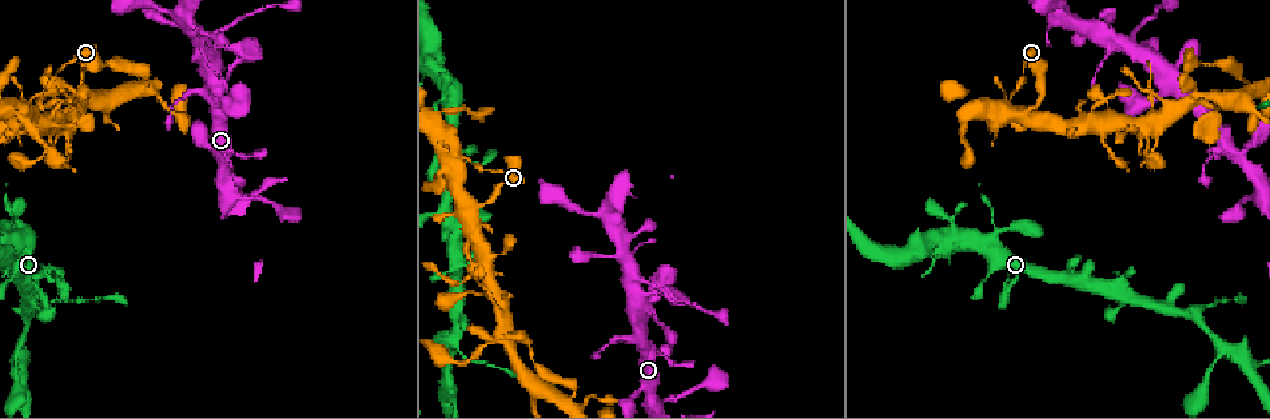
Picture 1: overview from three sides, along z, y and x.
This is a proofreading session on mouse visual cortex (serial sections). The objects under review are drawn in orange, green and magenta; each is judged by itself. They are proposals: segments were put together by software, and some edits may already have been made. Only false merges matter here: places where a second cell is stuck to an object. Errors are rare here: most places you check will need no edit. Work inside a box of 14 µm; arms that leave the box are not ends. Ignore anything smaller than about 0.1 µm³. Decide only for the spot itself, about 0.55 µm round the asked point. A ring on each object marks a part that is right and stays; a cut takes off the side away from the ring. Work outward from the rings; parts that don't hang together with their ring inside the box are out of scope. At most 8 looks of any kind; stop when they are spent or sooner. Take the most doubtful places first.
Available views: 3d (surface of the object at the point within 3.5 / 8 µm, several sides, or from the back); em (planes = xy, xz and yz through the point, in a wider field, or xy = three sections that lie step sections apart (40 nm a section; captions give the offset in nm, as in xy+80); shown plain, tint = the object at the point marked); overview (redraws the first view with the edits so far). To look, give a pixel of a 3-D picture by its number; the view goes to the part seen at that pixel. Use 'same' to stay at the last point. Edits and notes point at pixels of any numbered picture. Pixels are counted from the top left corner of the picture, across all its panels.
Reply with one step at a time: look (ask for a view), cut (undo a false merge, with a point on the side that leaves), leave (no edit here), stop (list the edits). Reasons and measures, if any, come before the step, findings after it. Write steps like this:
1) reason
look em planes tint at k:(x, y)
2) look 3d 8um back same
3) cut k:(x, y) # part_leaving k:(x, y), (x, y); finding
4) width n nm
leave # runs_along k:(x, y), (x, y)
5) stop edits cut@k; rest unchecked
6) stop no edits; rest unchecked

thin neck
look 3d 3.5um back at 1:(1005, 229)

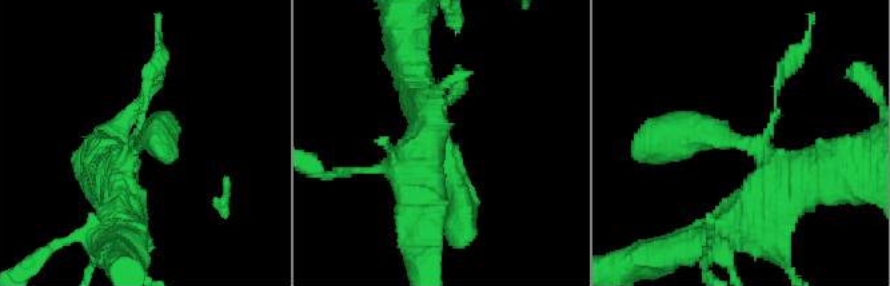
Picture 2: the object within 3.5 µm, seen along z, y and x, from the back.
look em xy step 2 tint at 2:(743, 139)

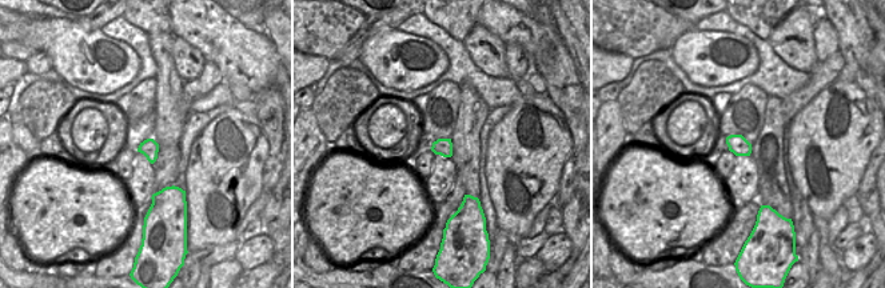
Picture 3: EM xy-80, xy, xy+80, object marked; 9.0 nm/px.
leave # runs_along 2:(771, 207), (761, 146), (666, 138); all the same cell

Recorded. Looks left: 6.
abrupt turn
look 3d 3.5um at 1:(81, 102)

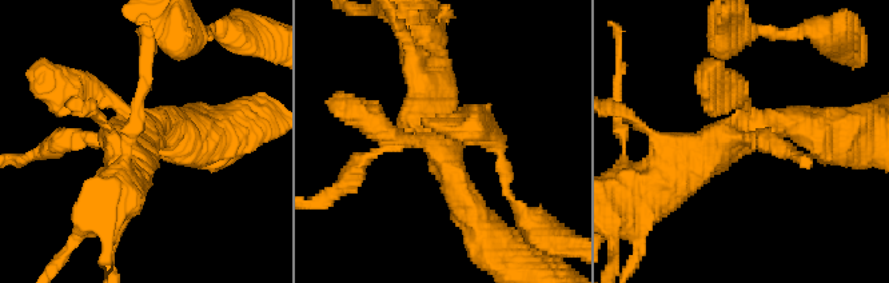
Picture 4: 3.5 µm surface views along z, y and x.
arms 4; arm_widths 150, 150, 350, 500 nm
look em planes tint at 4:(724, 144)

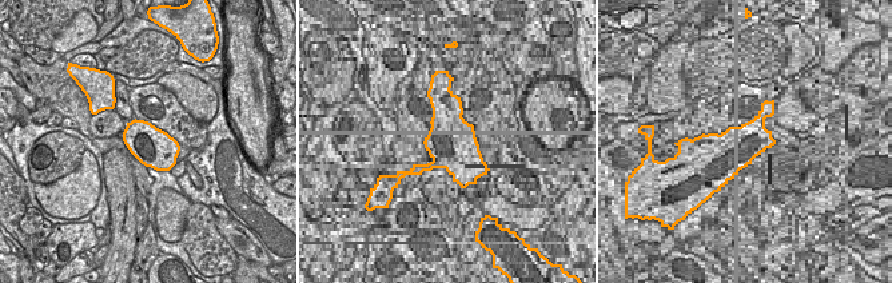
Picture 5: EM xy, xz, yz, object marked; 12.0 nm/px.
leave # runs_along 4:(650, 184), (733, 139), (798, 123); all the same cell

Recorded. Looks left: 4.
sudden change in width
look 3d 3.5um at 1:(18, 347)

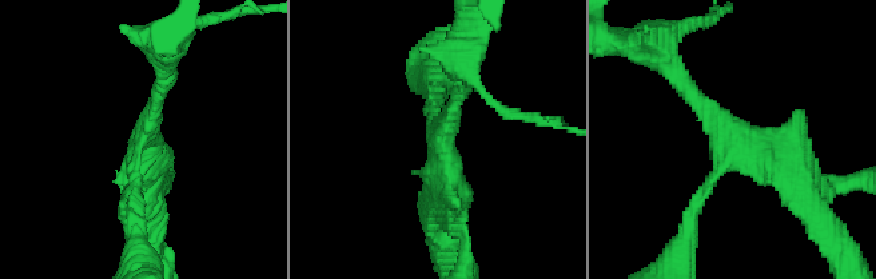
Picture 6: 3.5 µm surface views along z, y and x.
arms 3; arm_widths 150, 250, 400 nm
look em xy step 3 tint at 6:(445, 135)

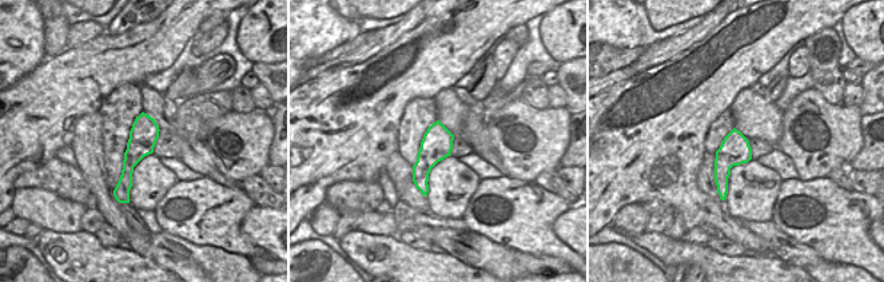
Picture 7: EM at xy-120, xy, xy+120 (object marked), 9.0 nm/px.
leave # runs_along 7:(143, 116), (126, 195); one cell here

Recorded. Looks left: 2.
look 3d 3.5um at 1:(145, 85)

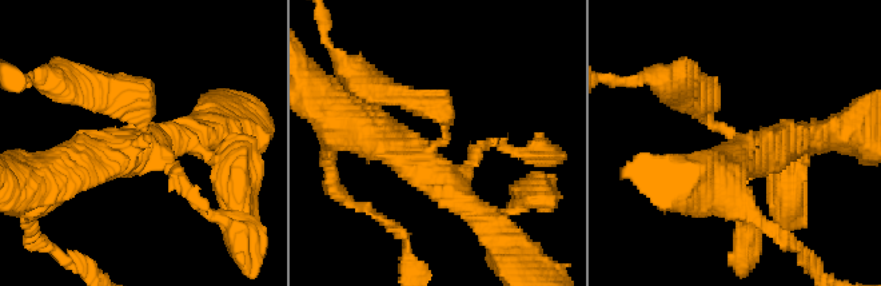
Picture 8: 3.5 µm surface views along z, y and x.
look em xy step 3 tint at 8:(726, 132)

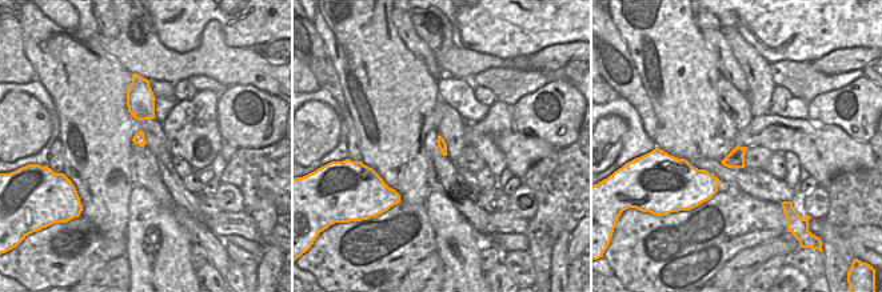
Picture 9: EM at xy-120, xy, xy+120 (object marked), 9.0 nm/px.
leave # runs_along 8:(82, 163), (147, 134), (94, 88); continuous, no second cell

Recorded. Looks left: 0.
stop no edits; rest unchecked

